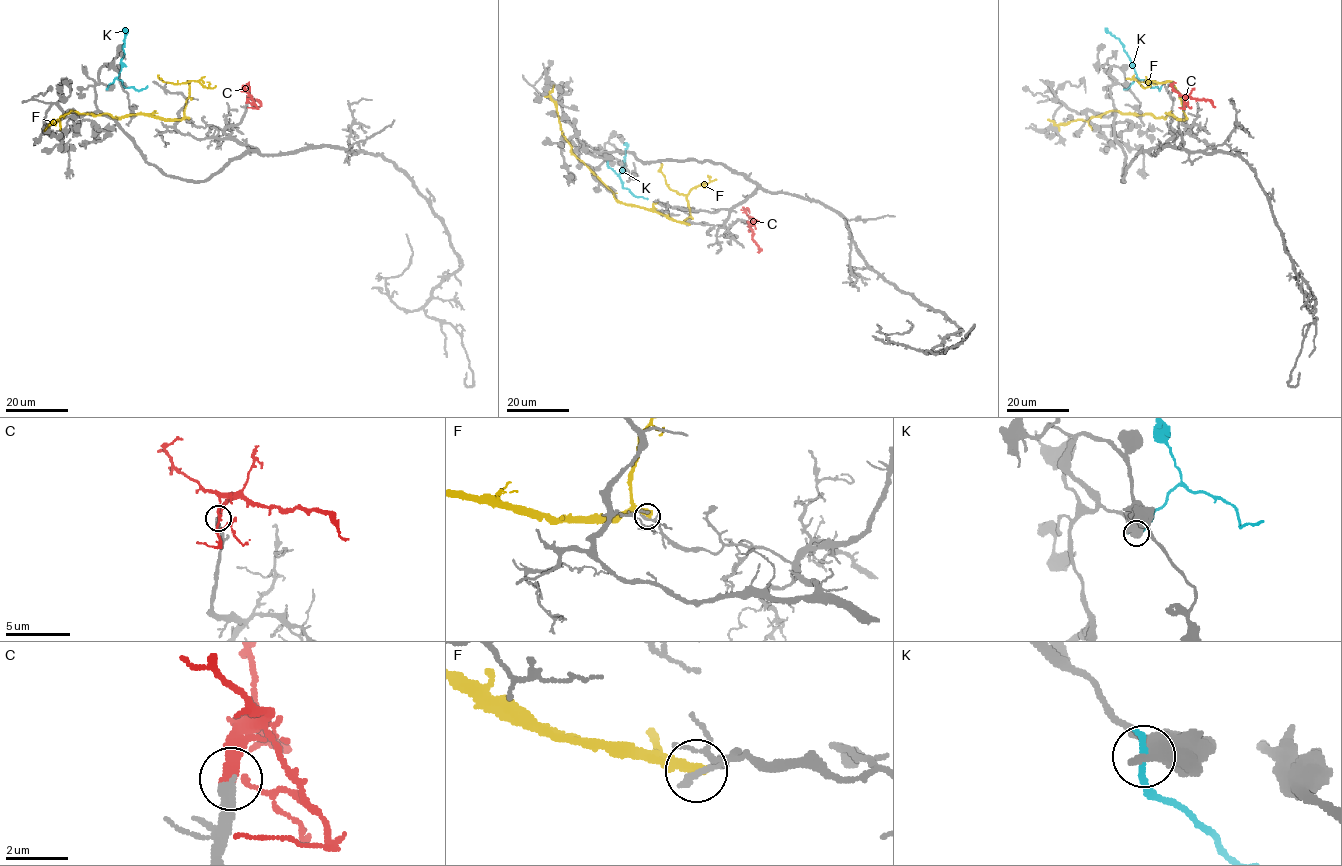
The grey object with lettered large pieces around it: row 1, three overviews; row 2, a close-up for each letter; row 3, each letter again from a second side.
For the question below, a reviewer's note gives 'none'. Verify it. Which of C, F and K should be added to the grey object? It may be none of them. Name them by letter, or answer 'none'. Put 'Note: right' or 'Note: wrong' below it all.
C
Note: wrong

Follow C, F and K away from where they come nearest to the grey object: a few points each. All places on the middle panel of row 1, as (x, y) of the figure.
C: (748, 221), (752, 239), (761, 250), (757, 252)
F: (689, 224), (644, 208), (627, 205), (615, 197), (572, 152), (563, 134), (555, 103), (549, 94), (554, 85)
K: (608, 163), (619, 174), (624, 165), (625, 142)

